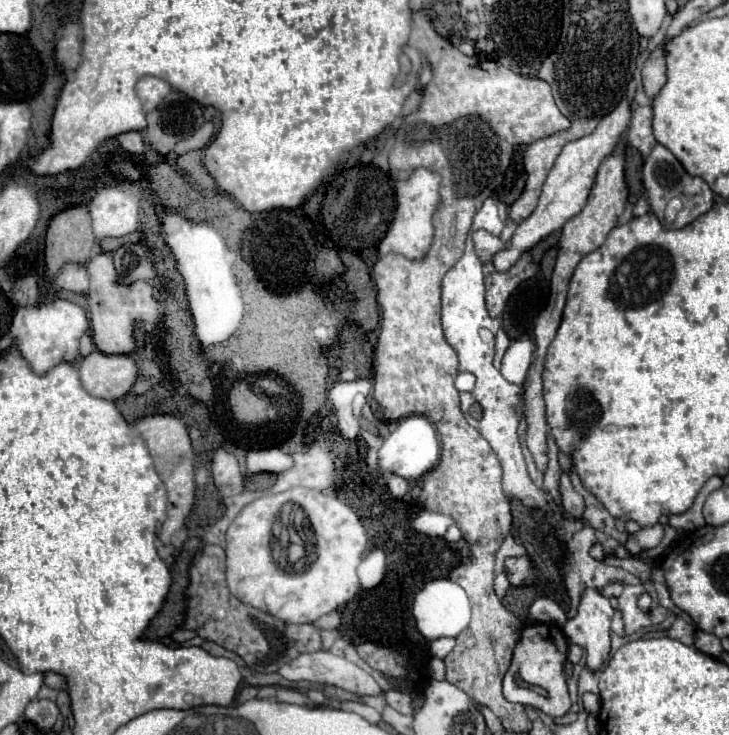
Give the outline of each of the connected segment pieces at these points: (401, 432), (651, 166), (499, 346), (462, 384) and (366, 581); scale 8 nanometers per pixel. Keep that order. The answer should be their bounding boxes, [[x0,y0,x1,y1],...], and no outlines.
[[378,414,440,480],[642,144,712,228],[494,330,510,368],[456,372,476,392],[358,548,386,590]]

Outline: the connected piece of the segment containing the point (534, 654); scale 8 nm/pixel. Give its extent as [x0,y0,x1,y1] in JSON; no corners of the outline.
[504,622,570,718]

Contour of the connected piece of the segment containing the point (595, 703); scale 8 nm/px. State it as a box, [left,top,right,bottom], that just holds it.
[582,694,600,714]

